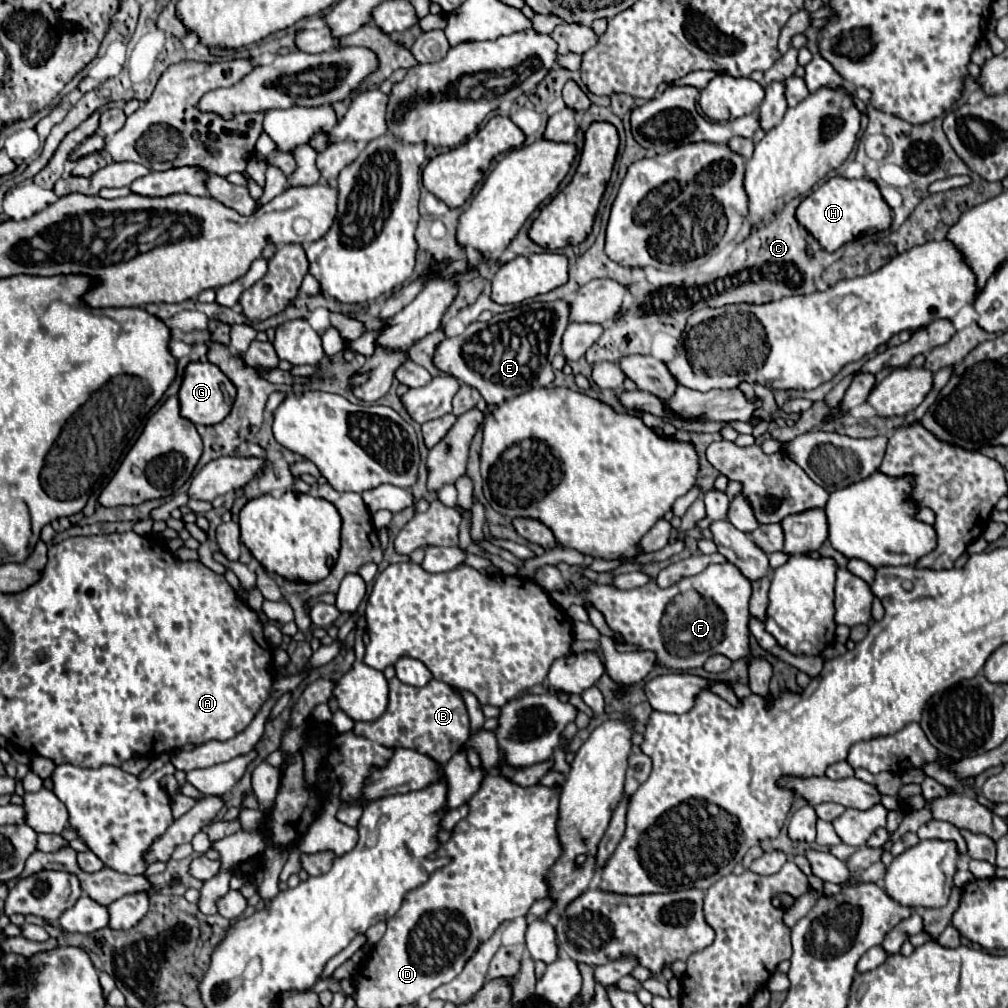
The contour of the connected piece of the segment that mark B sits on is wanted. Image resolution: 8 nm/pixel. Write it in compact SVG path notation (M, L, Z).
M393 677L389 679L389 707L385 715L373 723L357 721L353 733L373 739L387 749L413 749L433 759L439 767L445 767L469 739L469 715L463 699L449 685L431 679L425 687L411 687Z

